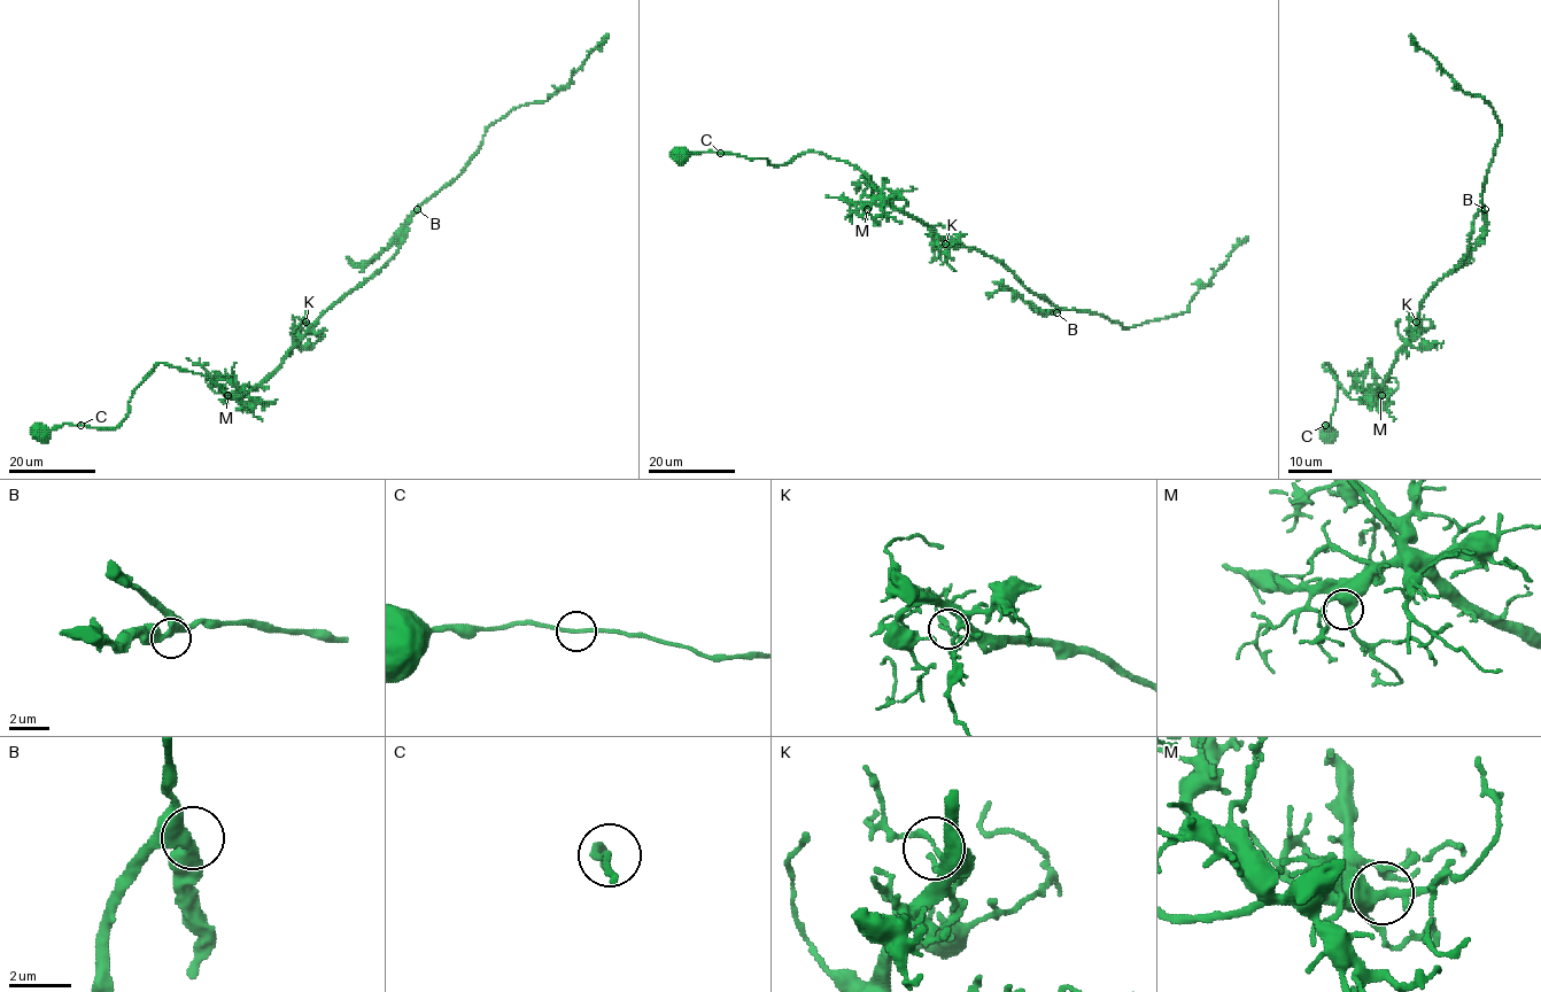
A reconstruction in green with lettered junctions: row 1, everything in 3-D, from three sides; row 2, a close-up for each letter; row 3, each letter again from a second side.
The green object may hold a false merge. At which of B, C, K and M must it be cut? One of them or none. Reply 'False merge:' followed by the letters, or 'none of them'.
False merge: none of them

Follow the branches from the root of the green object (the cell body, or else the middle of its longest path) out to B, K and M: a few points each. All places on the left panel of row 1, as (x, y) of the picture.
B: (39, 434), (64, 424), (115, 428), (159, 363), (207, 376), (230, 398), (242, 396), (387, 262), (417, 209)
K: (39, 434), (64, 424), (115, 428), (159, 363), (204, 374), (238, 398), (278, 367), (311, 326), (306, 322)
M: (39, 434), (64, 424), (115, 428), (159, 363), (204, 374), (230, 398), (240, 396), (227, 395)

